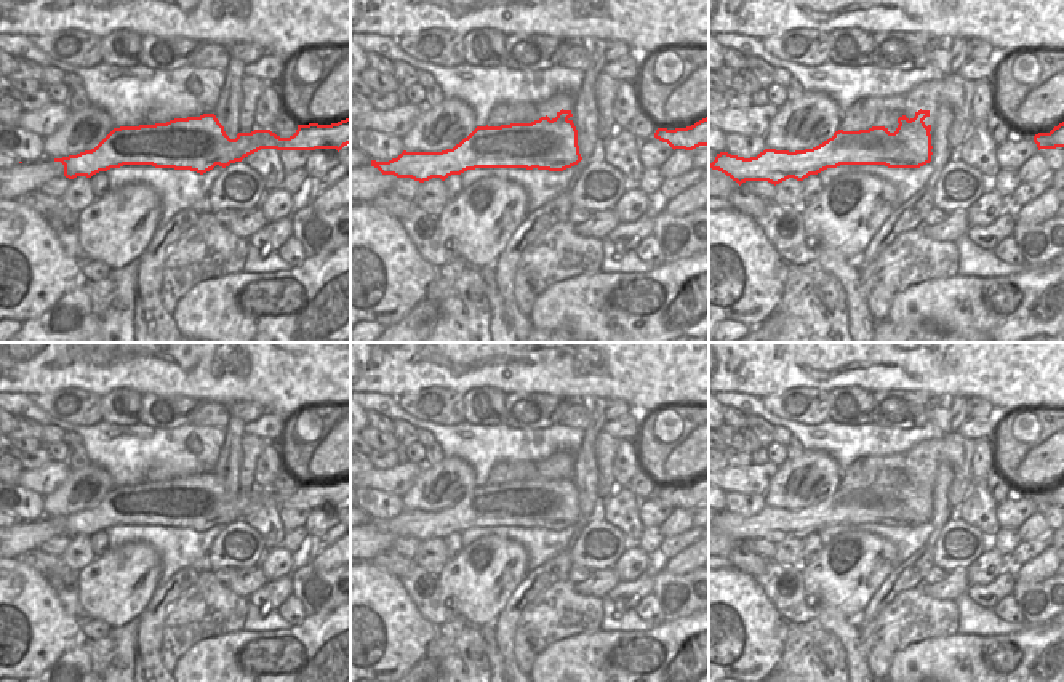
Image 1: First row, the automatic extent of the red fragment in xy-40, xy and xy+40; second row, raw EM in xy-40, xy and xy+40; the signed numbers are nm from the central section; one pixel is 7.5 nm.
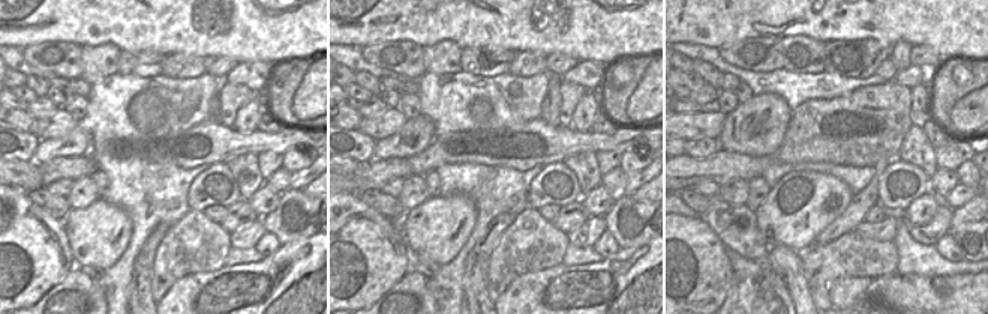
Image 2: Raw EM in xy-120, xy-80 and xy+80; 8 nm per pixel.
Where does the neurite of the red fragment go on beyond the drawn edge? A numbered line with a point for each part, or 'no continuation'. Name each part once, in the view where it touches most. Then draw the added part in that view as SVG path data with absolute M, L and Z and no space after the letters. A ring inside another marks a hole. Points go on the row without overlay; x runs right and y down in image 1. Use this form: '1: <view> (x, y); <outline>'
no continuation

